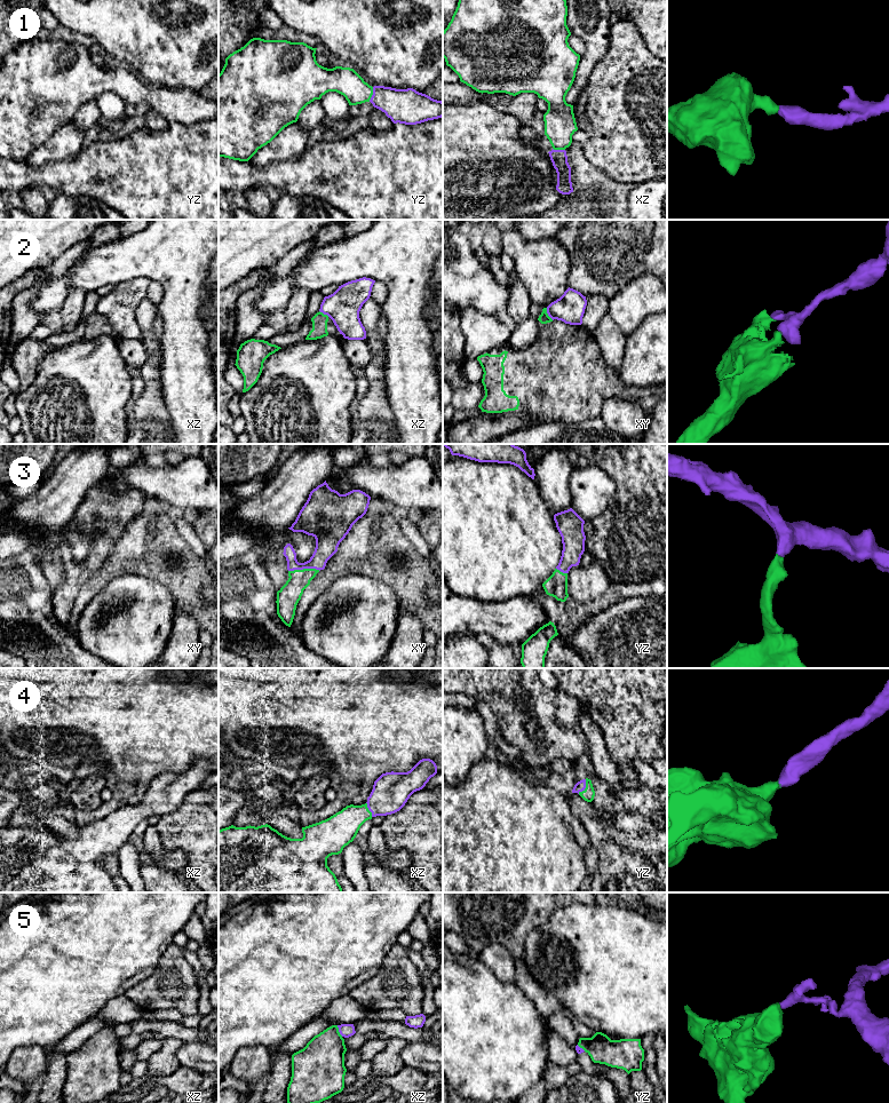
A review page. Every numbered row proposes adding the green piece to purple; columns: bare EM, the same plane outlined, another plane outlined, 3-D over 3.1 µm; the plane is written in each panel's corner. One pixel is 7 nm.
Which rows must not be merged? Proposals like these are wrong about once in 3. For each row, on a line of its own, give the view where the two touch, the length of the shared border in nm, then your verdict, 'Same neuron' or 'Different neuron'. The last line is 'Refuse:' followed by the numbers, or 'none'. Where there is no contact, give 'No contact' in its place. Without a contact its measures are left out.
1: Touches purple in yz. Shared border 110 nm. Same neuron
2: Touches purple in xy. Shared border 100 nm. Different neuron
3: Touches purple in xy. Shared border 220 nm. Same neuron
4: Touches purple in yz. Shared border 120 nm. Same neuron
5: Touches purple in xz. Shared border 90 nm. Different neuron
Refuse: 2, 5

